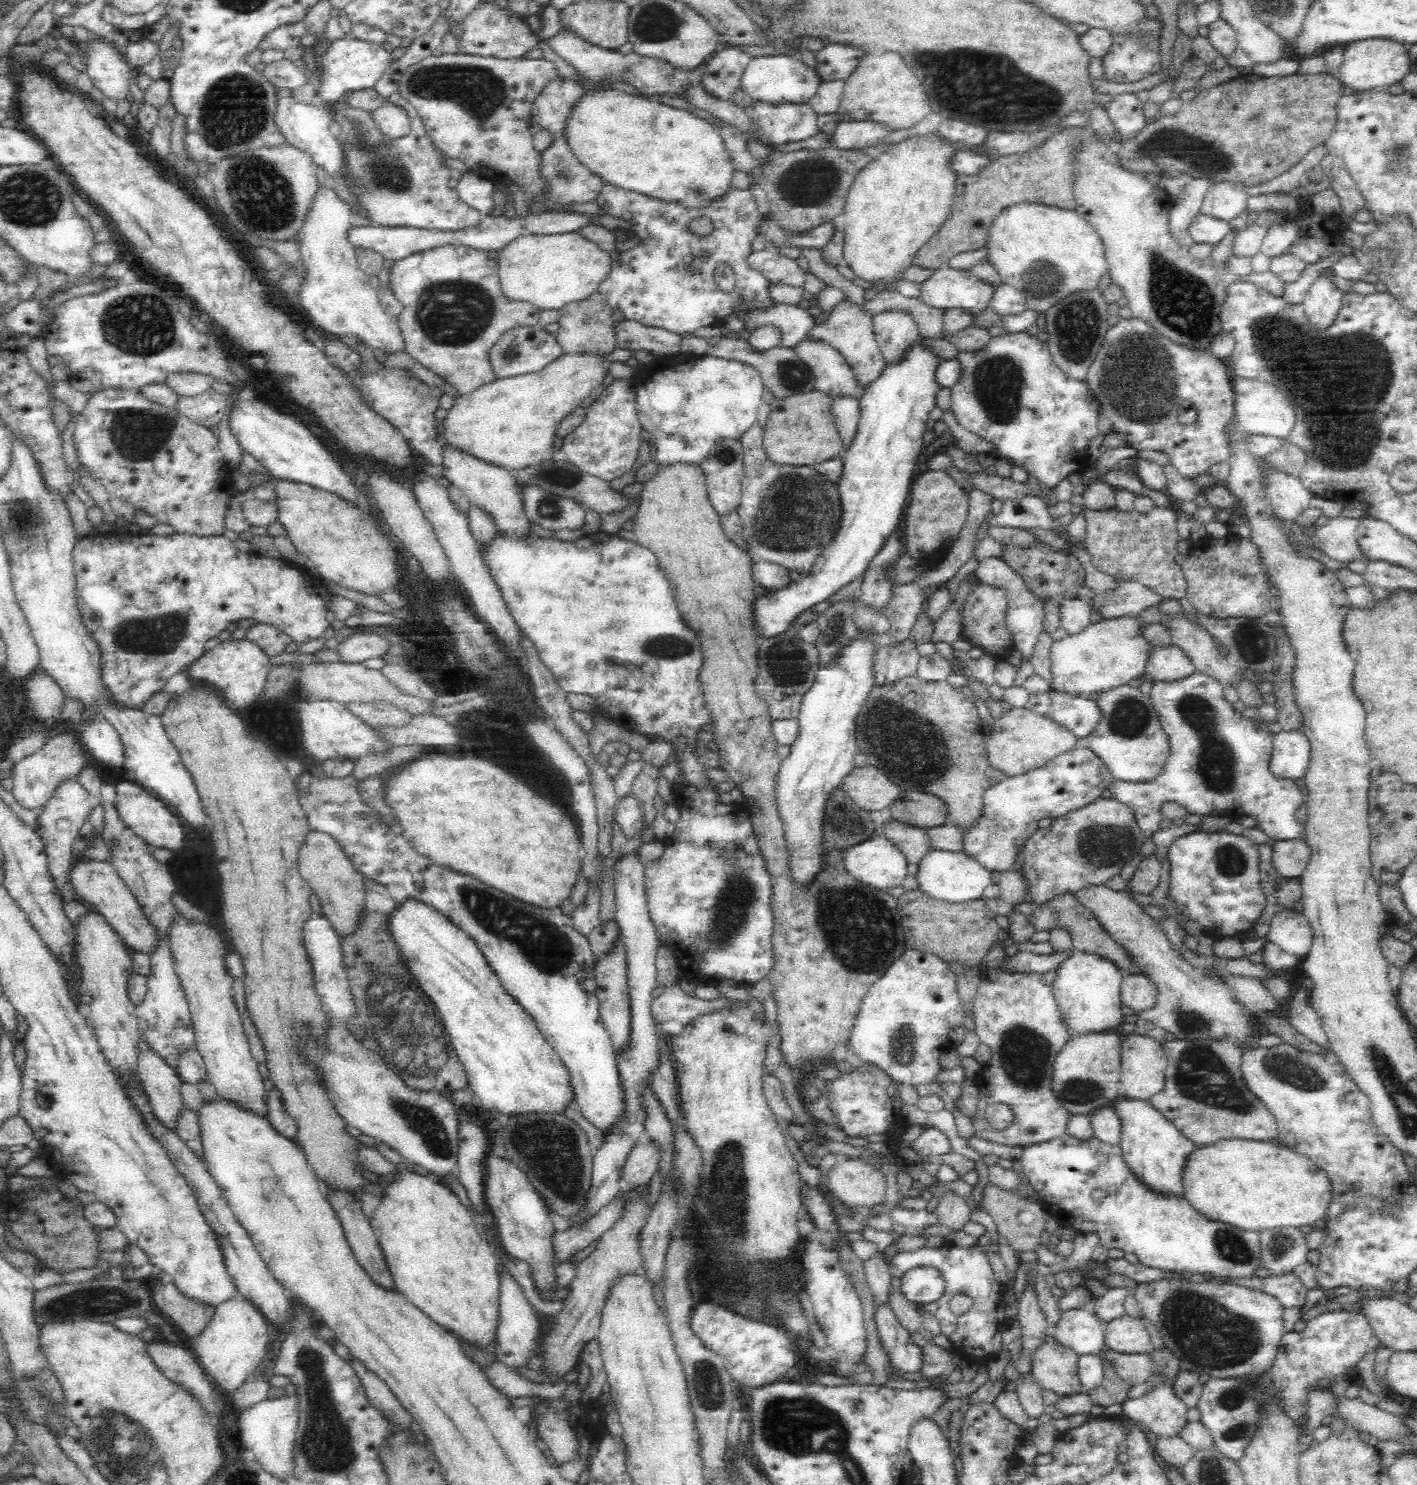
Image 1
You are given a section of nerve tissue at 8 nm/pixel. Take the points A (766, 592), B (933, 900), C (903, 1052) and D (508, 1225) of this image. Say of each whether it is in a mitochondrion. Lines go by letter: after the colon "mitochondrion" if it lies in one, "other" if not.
A: other
B: other
C: mitochondrion
D: other

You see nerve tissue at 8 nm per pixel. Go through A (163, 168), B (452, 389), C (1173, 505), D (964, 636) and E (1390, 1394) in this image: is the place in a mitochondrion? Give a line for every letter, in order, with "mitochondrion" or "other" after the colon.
A: other
B: other
C: other
D: other
E: other

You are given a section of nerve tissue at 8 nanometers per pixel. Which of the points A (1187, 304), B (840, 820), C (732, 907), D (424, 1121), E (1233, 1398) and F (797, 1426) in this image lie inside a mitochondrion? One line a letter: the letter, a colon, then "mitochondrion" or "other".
A: mitochondrion
B: mitochondrion
C: mitochondrion
D: mitochondrion
E: mitochondrion
F: mitochondrion

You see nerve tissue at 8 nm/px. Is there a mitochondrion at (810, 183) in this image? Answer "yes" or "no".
yes

